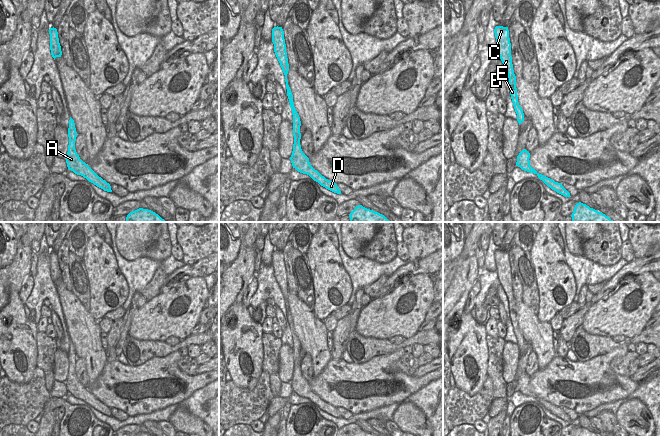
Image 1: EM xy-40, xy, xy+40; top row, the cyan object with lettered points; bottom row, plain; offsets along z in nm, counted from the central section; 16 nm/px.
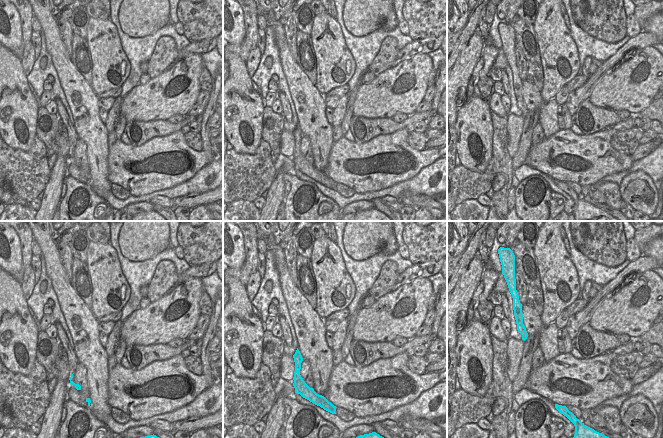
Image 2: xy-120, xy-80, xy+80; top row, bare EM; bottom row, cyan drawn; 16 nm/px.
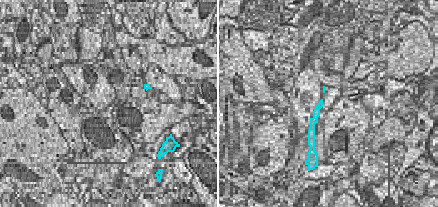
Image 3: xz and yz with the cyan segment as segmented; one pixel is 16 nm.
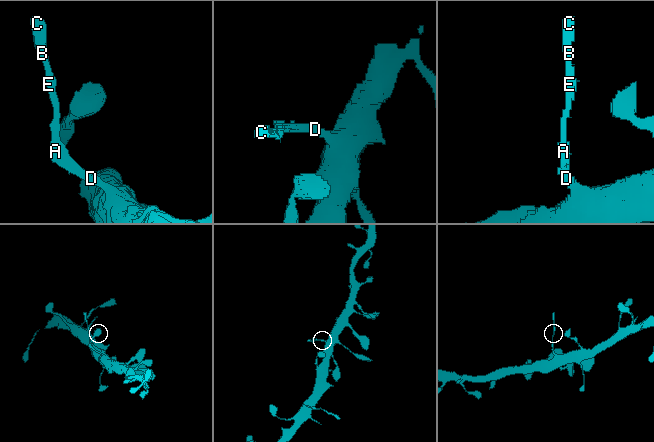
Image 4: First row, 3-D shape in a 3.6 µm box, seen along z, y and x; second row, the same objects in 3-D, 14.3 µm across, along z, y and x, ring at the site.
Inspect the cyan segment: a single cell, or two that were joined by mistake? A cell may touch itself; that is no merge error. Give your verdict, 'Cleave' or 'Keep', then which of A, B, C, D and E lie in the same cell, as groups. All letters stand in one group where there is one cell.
Cleave. Groups: A D / B C E

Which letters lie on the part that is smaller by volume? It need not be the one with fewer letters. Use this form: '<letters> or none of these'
B, C, E

